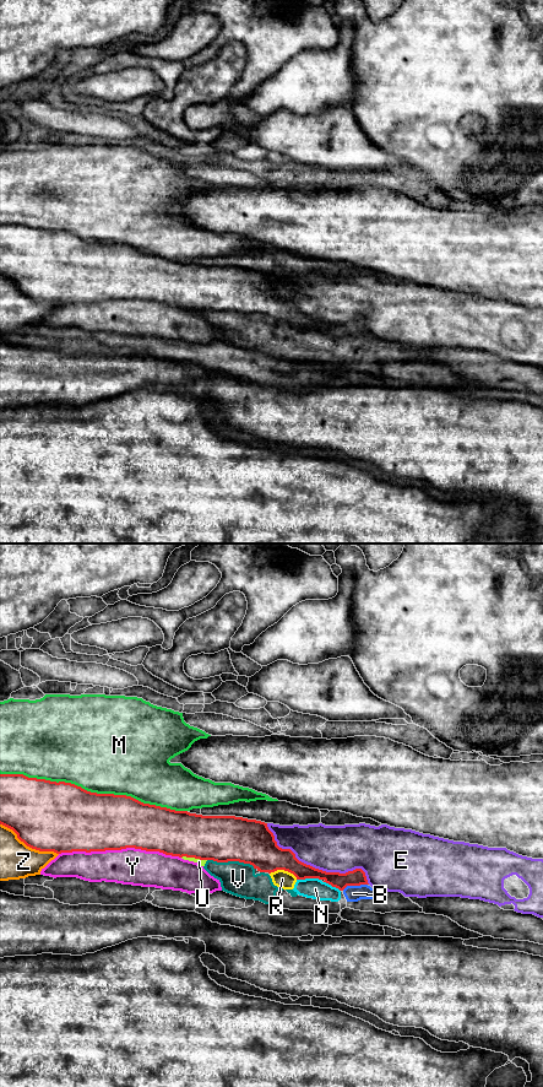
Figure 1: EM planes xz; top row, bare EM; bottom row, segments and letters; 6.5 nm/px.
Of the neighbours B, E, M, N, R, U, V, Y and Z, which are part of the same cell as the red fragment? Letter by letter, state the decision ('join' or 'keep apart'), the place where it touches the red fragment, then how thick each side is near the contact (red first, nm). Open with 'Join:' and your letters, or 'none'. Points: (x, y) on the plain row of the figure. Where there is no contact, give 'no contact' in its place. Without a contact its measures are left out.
Join: none
B: keep apart; contact xz (354, 335); calibres 110 and 110 nm
E: keep apart; contact xz (314, 318); calibres 140 and 300 nm
M: keep apart; contact xz (93, 243); calibres 460 and 480 nm
N: keep apart; contact xz (308, 328); calibres 150 and 140 nm
R: keep apart; contact xz (283, 319); calibres 260 and 120 nm
U: keep apart; contact xz (194, 307); calibres 300 and 40 nm
V: keep apart; contact xz (232, 311); calibres 300 and 220 nm
Y: keep apart; contact xz (120, 299); calibres 380 and 240 nm
Z: keep apart; contact xz (28, 296); calibres 460 and 240 nm

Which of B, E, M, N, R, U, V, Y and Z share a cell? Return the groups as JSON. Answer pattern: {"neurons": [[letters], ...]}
{"neurons": [["B", "N", "R", "U", "V"], ["E"], ["M"], ["Y"], ["Z"]]}

